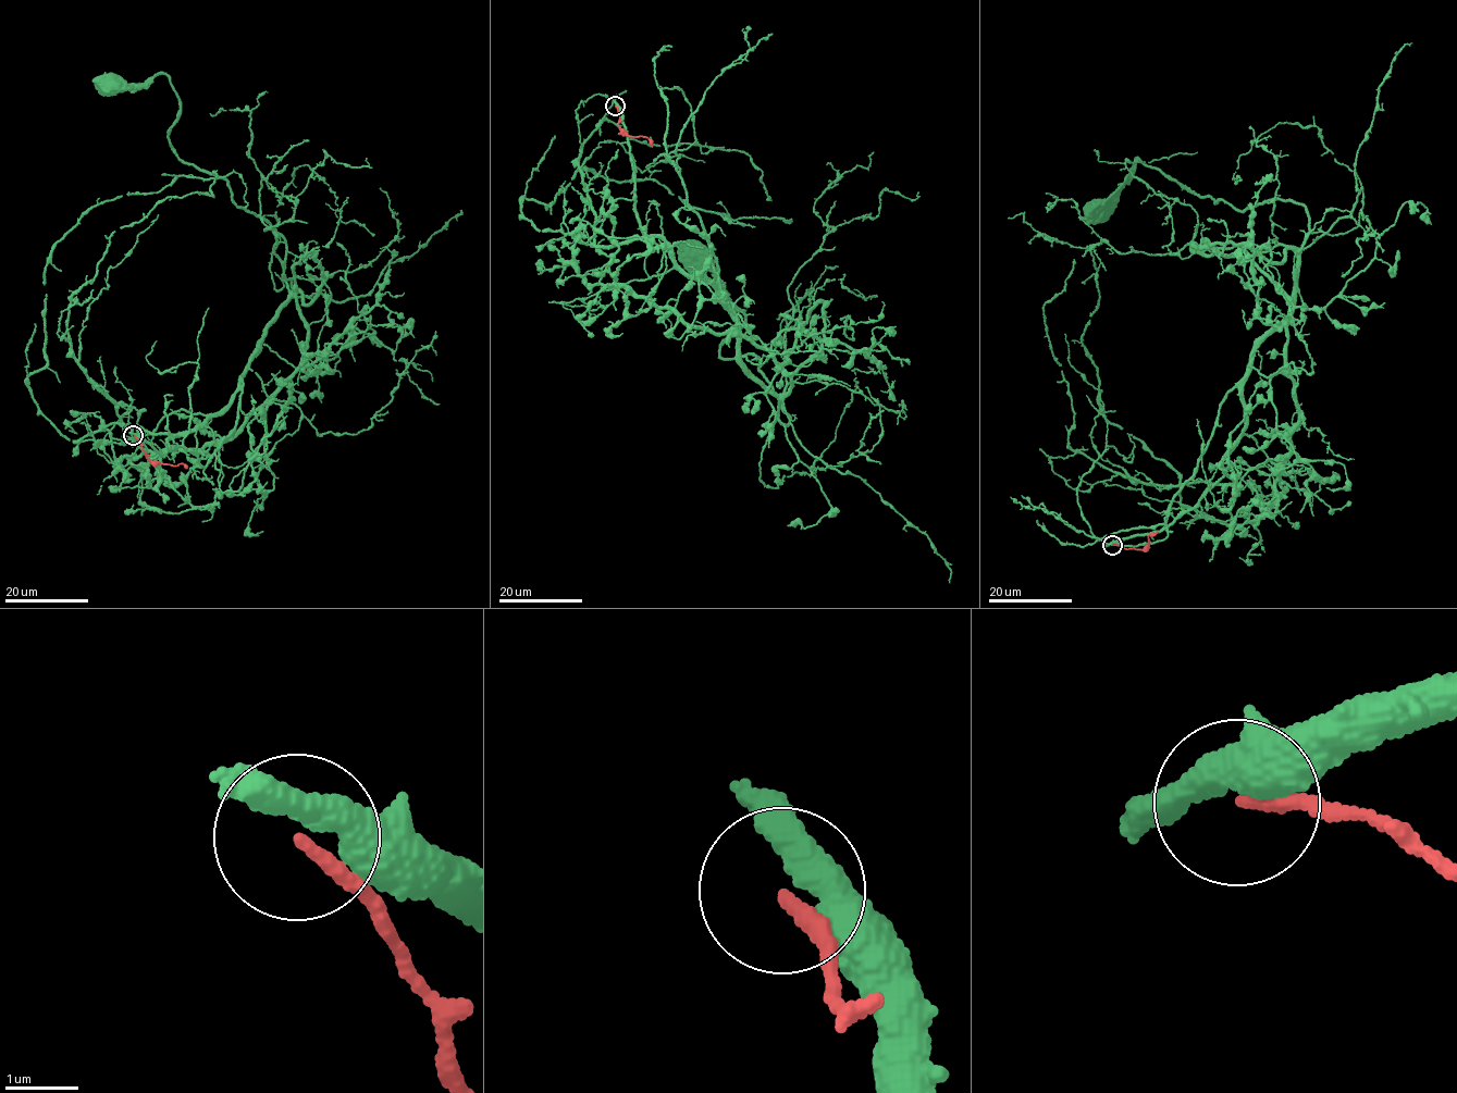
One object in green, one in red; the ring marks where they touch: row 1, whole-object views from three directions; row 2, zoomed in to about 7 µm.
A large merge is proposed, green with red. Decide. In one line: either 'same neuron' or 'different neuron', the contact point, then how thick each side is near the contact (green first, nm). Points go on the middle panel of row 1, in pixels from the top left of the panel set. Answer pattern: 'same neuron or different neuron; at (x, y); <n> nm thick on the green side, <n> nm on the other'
different neuron; at (615, 106); 400 nm thick on the green side, 190 nm on the other

